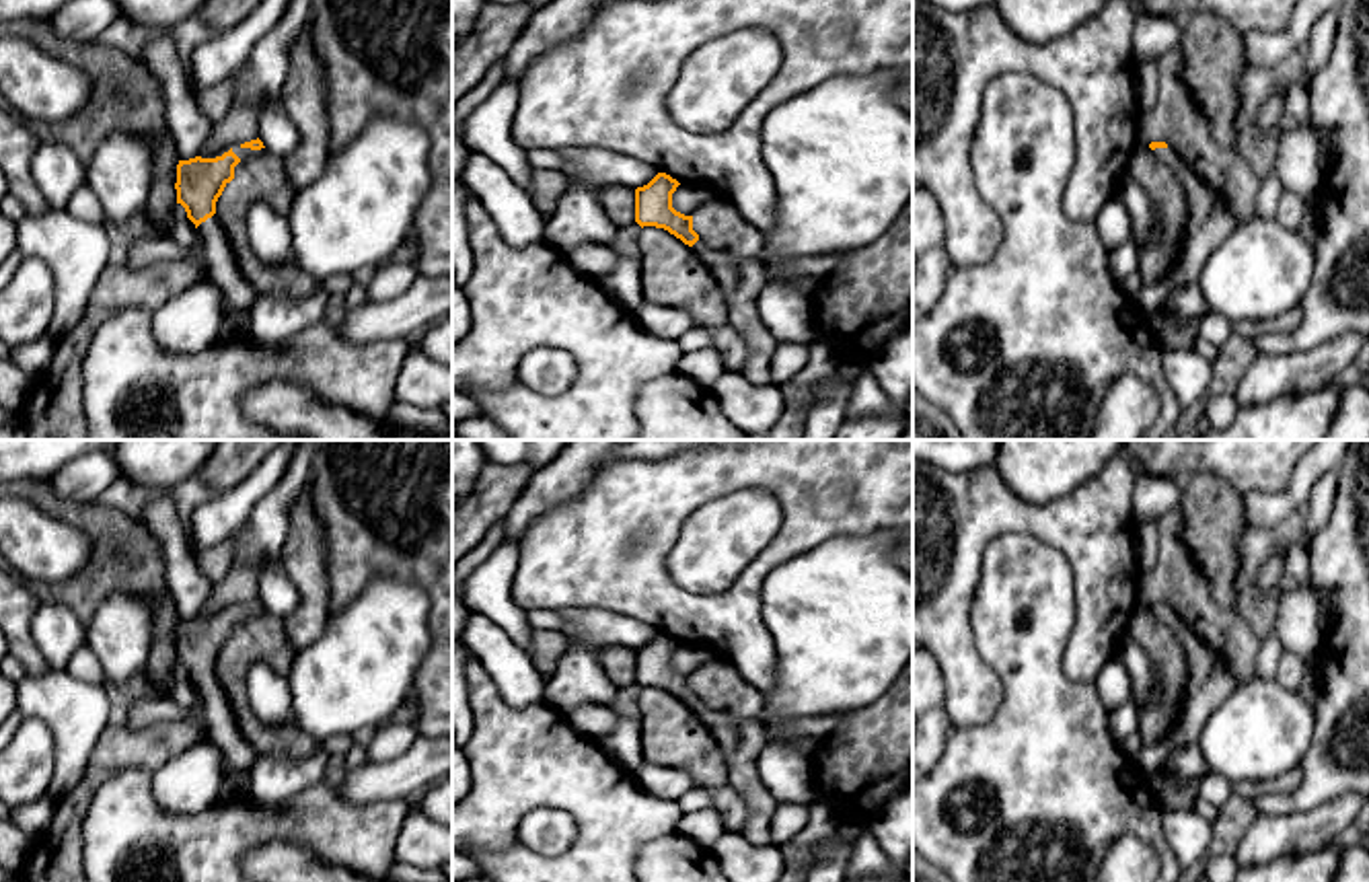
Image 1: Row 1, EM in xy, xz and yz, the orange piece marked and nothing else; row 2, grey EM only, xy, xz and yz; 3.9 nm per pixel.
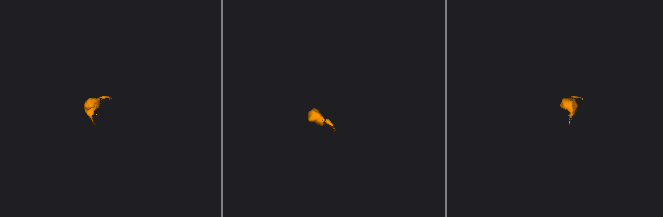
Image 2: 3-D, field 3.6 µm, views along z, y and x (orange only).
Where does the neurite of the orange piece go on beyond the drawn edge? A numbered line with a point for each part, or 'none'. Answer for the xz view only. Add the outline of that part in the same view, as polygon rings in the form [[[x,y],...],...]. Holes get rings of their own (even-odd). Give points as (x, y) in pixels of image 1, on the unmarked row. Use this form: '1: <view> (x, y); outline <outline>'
1: xz (741, 739); outline [[[701,699],[691,707],[709,728],[728,765],[728,785],[746,804],[742,835],[754,845],[771,843],[771,820],[779,802],[767,792],[758,777],[758,757],[767,744],[767,730],[758,718],[742,718],[732,711],[713,709]]]

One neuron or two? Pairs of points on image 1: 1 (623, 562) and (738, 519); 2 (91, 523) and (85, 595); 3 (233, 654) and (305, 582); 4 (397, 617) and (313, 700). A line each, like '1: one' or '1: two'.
1: two
2: one
3: two
4: one

